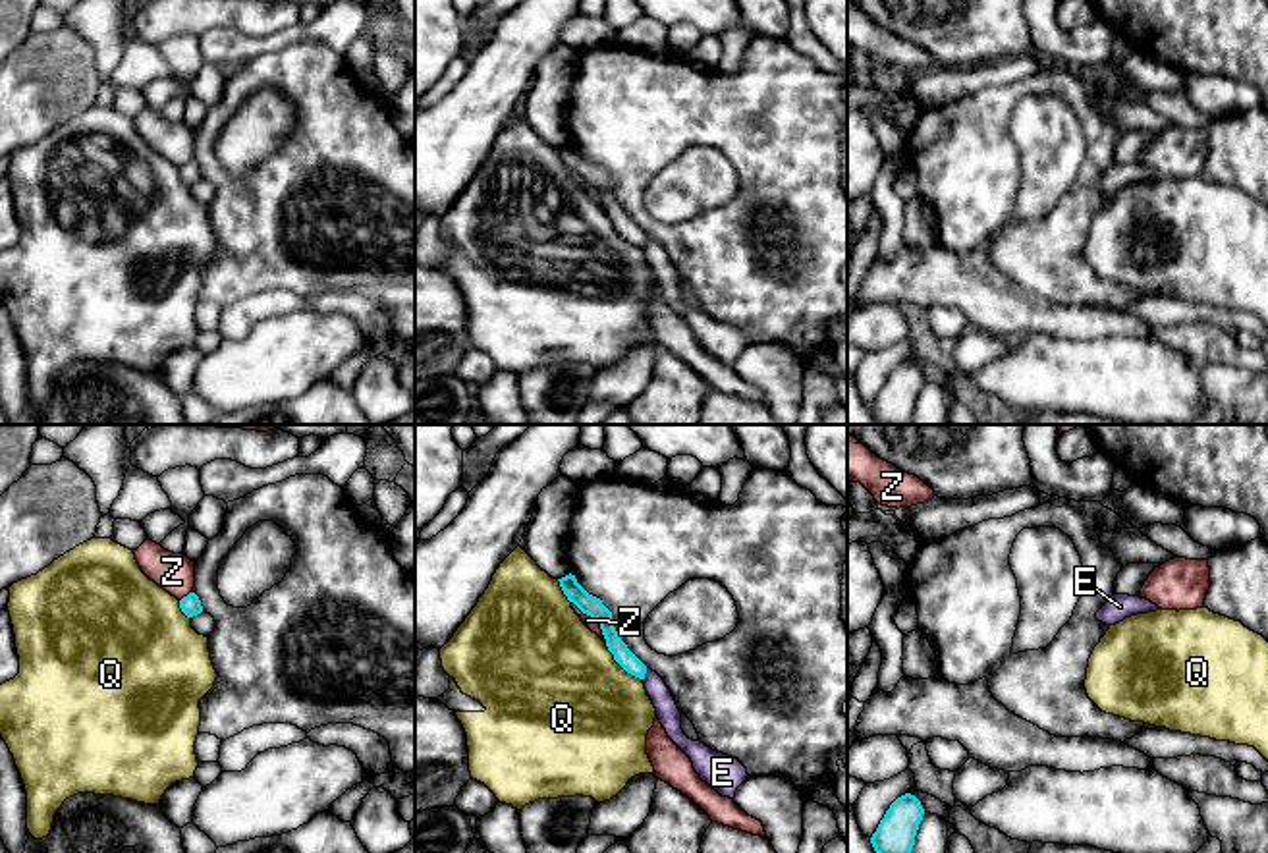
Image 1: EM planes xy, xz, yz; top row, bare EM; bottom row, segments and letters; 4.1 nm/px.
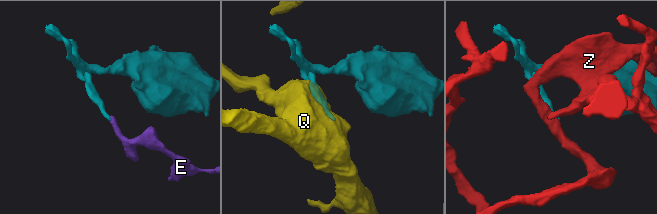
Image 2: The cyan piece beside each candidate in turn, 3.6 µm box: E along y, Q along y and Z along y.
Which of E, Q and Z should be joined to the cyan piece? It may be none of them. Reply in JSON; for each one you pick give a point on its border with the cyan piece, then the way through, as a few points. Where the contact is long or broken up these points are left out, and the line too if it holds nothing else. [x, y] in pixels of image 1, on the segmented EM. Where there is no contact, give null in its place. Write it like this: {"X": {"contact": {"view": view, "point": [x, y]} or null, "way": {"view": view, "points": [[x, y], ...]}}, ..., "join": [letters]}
{"join": []}

